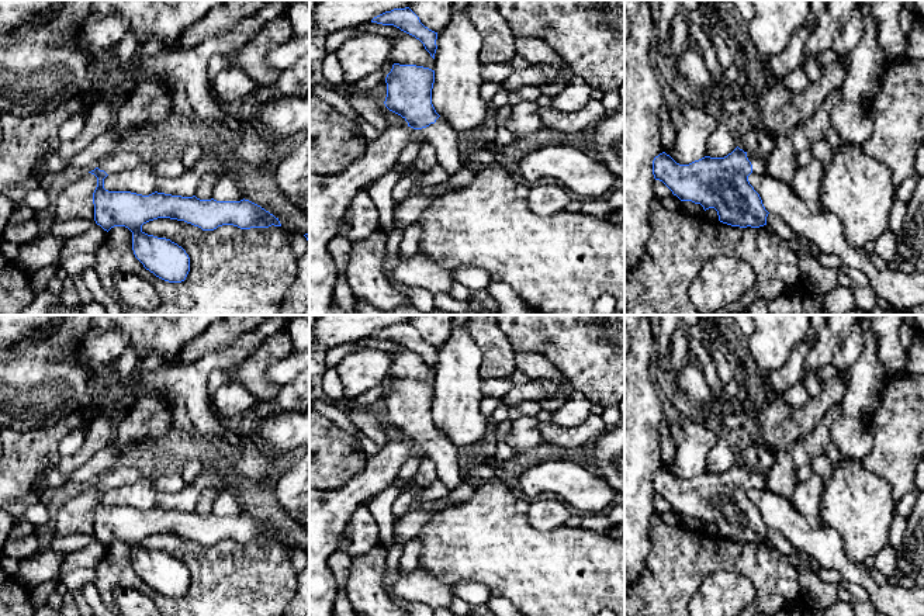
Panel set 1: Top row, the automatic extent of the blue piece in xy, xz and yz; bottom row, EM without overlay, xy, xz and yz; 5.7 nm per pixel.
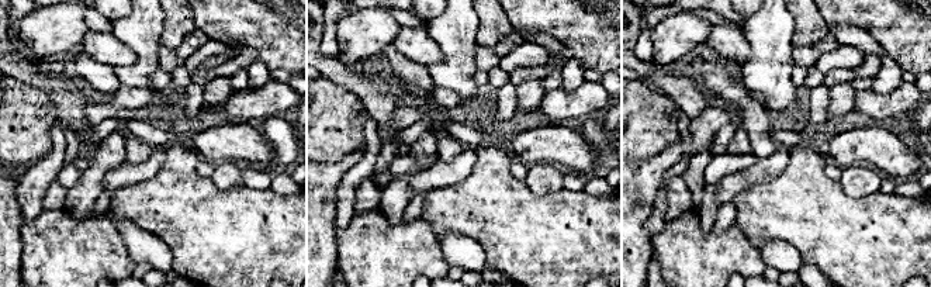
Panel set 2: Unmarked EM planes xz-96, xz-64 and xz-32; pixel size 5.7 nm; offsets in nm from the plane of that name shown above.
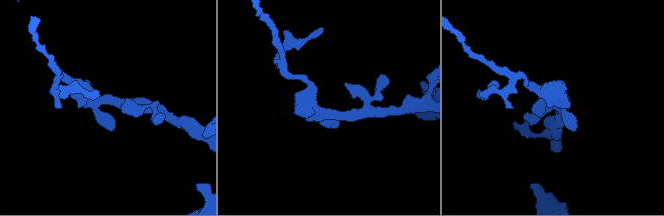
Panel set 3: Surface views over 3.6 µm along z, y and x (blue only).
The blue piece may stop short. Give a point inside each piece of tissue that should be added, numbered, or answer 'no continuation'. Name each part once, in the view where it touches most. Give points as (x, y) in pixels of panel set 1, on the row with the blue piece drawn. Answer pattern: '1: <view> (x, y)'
1: xz (440, 135)

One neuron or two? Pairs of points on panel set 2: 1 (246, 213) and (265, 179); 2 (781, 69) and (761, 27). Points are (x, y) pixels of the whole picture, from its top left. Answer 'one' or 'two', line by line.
1: two
2: one

